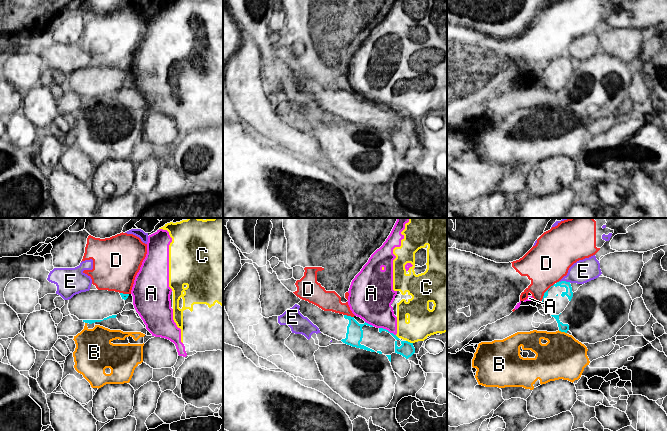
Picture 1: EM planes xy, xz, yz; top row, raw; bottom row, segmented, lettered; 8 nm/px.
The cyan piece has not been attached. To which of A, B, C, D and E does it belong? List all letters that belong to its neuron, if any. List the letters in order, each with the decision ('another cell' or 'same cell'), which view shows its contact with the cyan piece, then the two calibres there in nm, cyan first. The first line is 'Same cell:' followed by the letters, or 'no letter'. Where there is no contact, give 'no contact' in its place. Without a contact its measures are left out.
Same cell: no letter
A: another cell | xz | 120/300 nm
B: another cell | yz | 60/360 nm
C: another cell | xz | 120/240 nm
D: another cell | yz | 60/340 nm
E: another cell | yz | 60/190 nm

